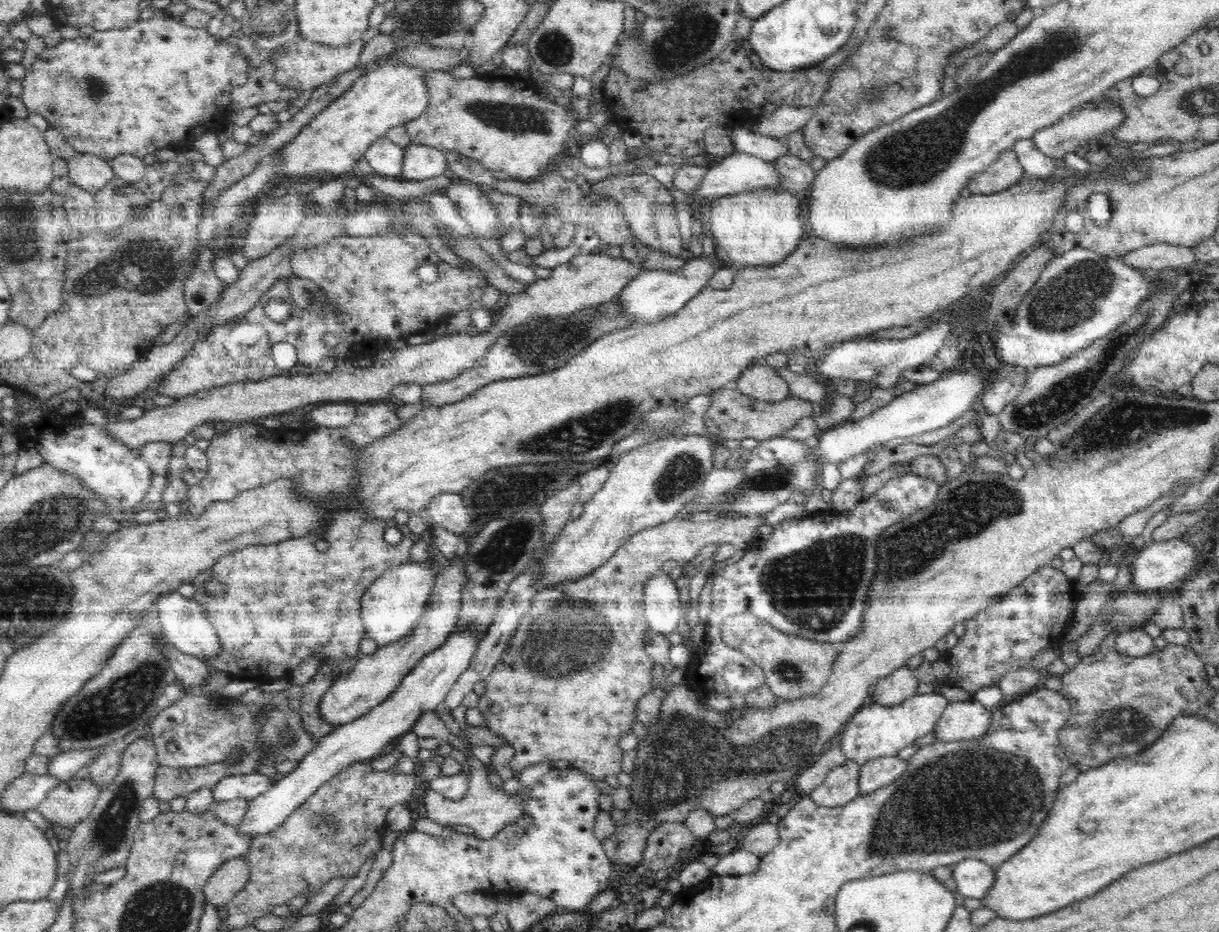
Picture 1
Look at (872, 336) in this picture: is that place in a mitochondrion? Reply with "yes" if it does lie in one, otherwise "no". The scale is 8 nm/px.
no

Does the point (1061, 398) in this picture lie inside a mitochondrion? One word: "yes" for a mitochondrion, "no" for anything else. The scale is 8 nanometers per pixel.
yes

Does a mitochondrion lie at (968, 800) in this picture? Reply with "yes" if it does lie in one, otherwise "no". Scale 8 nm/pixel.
yes

